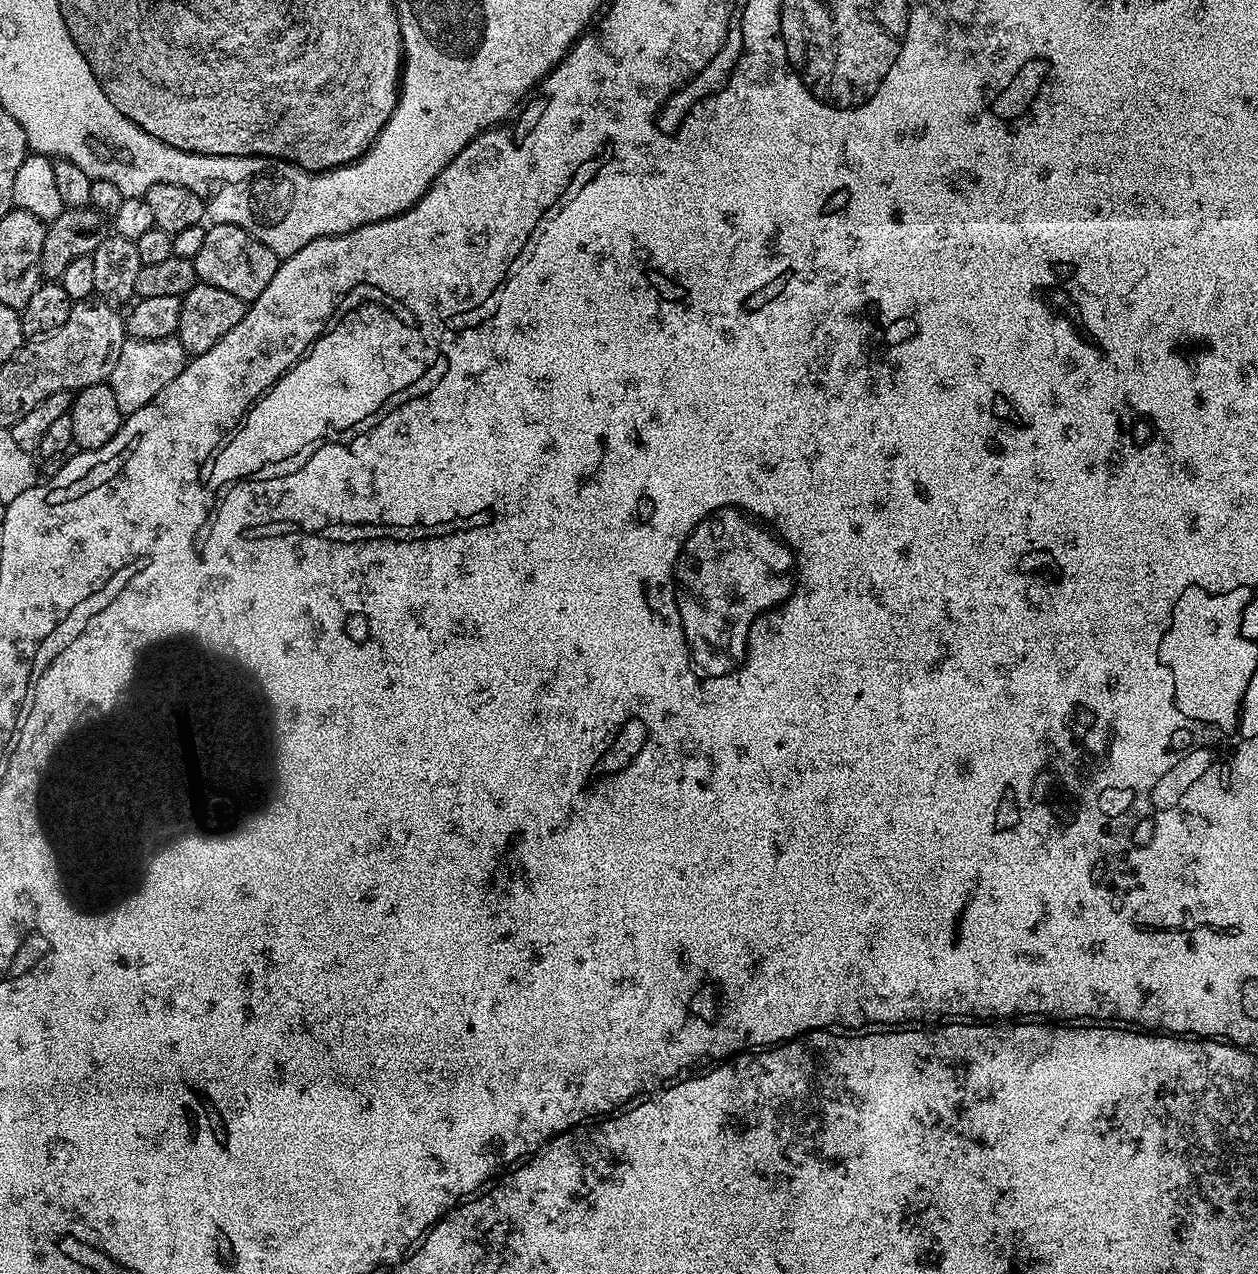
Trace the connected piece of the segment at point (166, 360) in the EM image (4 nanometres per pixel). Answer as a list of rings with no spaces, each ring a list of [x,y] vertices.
[[[167,336],[161,340],[125,339],[122,350],[118,350],[118,362],[114,362],[114,370],[109,374],[107,383],[114,390],[114,398],[118,401],[121,417],[142,410],[158,393],[166,390],[178,374],[182,374],[190,357],[175,336]]]

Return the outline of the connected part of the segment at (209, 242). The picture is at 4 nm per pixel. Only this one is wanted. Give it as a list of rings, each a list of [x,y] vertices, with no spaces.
[[[213,223],[211,227],[205,231],[202,250],[198,250],[194,261],[197,281],[218,286],[218,290],[226,290],[234,294],[234,298],[242,298],[245,302],[256,300],[258,294],[270,286],[270,278],[274,278],[281,257],[274,255],[266,246],[262,246],[262,242],[238,226]]]

